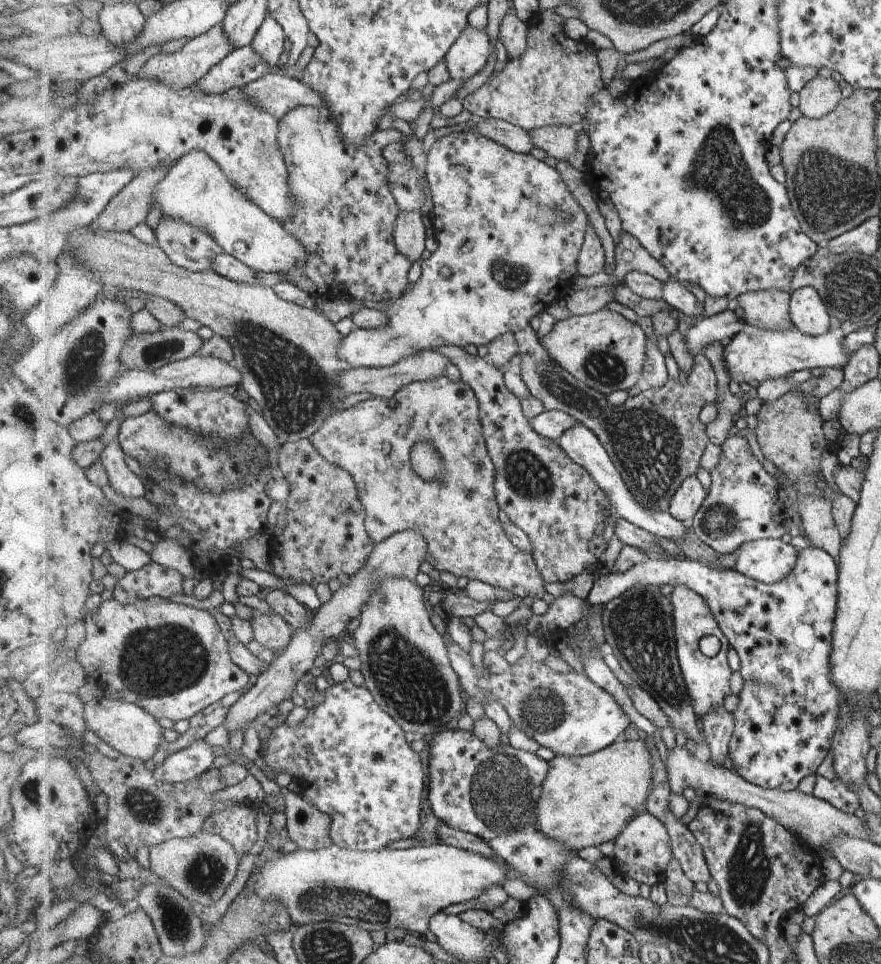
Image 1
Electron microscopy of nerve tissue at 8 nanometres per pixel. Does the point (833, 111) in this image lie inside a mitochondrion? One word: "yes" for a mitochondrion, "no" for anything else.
no

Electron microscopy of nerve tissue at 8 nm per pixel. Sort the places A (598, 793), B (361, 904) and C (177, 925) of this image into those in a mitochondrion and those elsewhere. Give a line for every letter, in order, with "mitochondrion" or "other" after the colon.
A: other
B: mitochondrion
C: mitochondrion

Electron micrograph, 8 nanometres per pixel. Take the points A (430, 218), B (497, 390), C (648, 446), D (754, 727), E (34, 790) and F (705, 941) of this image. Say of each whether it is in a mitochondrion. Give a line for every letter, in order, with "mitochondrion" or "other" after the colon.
A: other
B: other
C: mitochondrion
D: other
E: mitochondrion
F: mitochondrion

